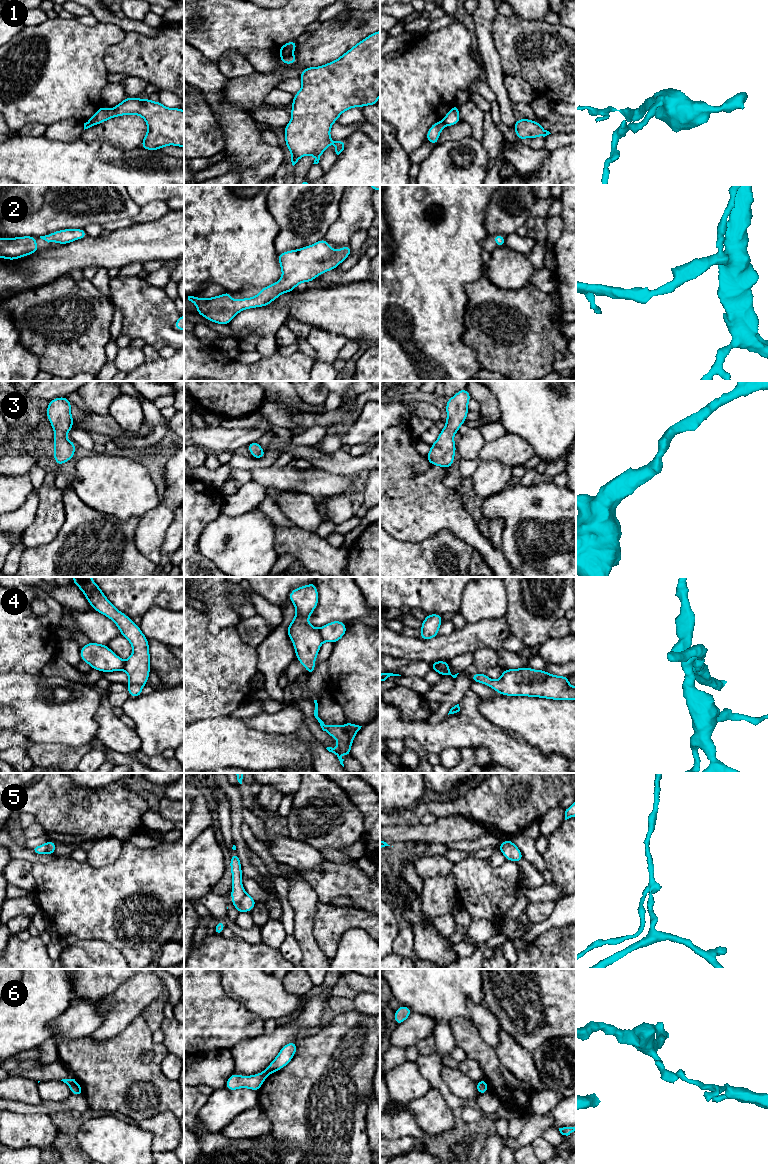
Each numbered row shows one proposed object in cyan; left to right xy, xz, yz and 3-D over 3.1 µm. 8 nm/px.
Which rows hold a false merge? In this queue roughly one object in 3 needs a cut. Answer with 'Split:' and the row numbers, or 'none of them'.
Split: 1, 4, 5, 6

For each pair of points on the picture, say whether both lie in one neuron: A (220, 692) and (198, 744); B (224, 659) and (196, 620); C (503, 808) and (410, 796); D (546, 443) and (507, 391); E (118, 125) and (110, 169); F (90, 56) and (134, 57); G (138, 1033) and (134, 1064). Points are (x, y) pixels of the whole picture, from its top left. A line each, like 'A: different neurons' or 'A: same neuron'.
A: different neurons
B: same neuron
C: different neurons
D: same neuron
E: different neurons
F: different neurons
G: same neuron

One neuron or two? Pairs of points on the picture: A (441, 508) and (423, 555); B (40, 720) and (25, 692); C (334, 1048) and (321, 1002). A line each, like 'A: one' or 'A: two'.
A: two
B: one
C: two

